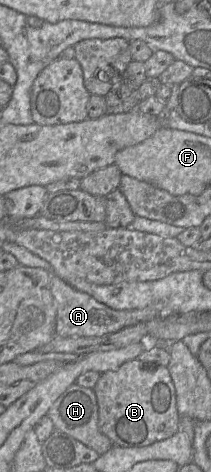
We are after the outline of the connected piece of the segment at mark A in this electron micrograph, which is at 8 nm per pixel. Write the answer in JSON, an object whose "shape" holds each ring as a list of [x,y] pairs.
{"shape":[[[53,274],[51,292],[56,302],[56,337],[100,337],[160,316],[155,309],[115,310],[79,291],[62,278]]]}

